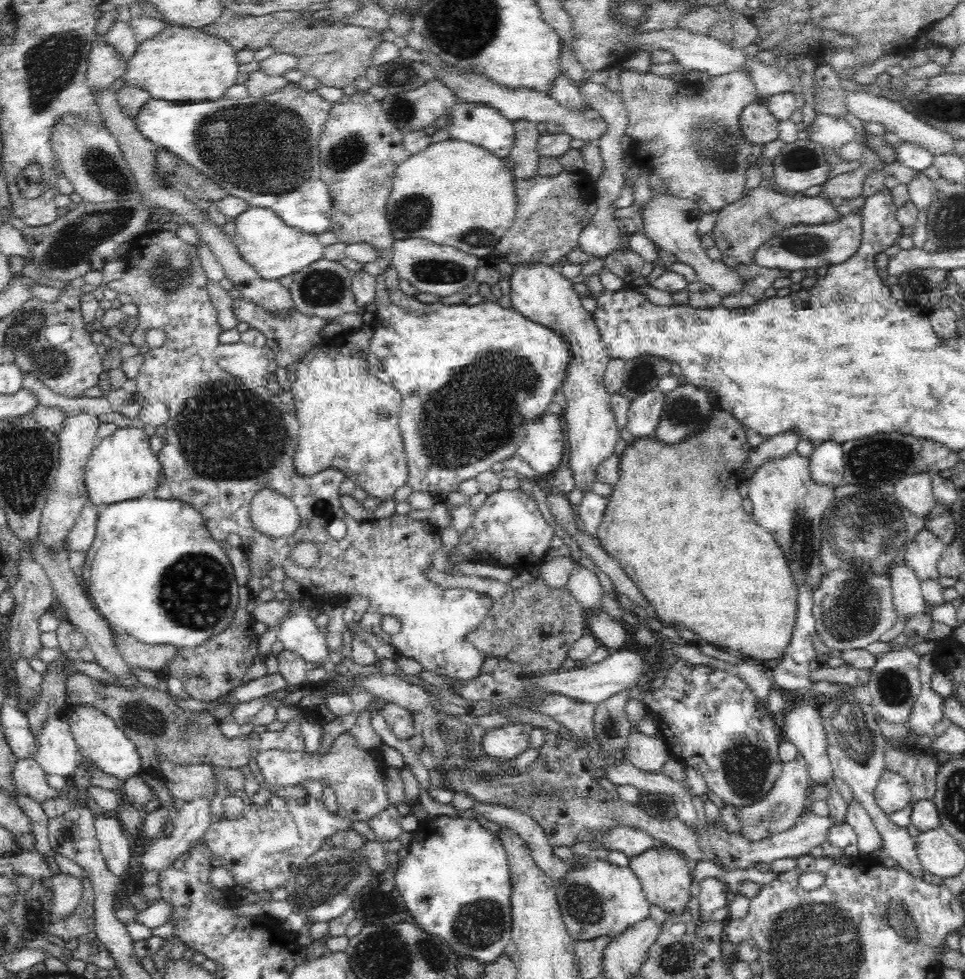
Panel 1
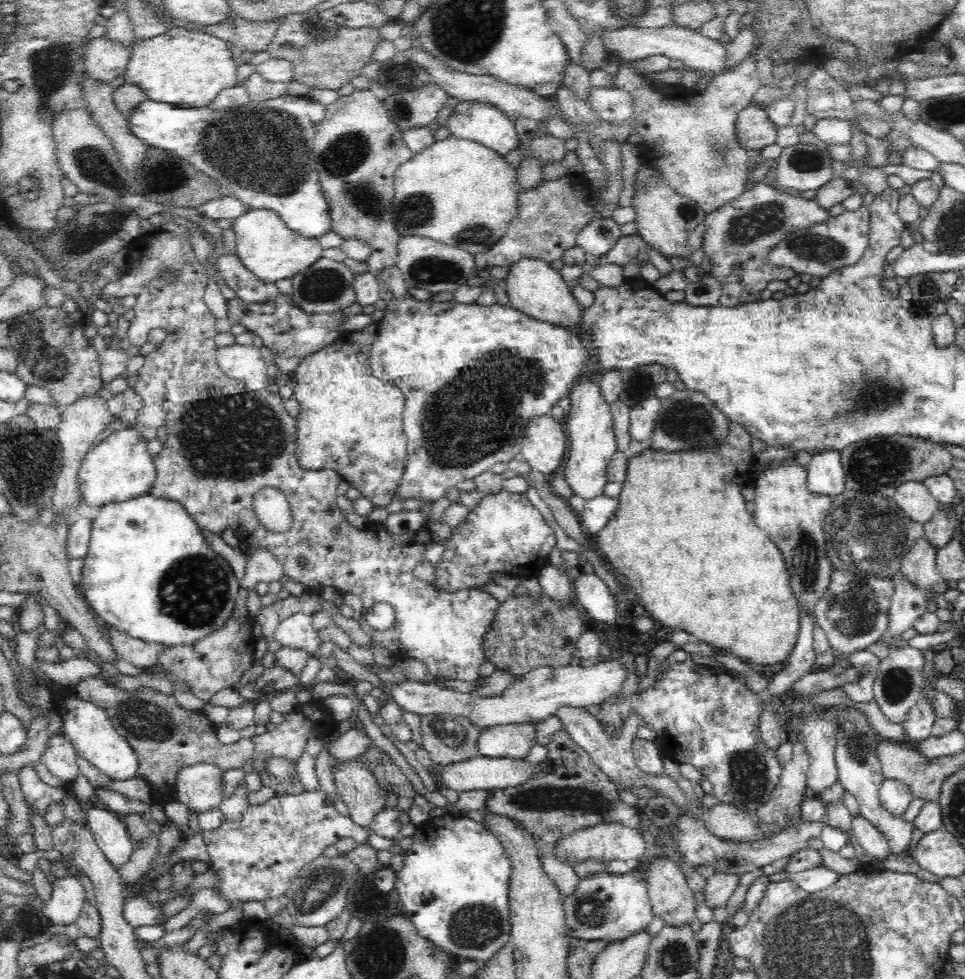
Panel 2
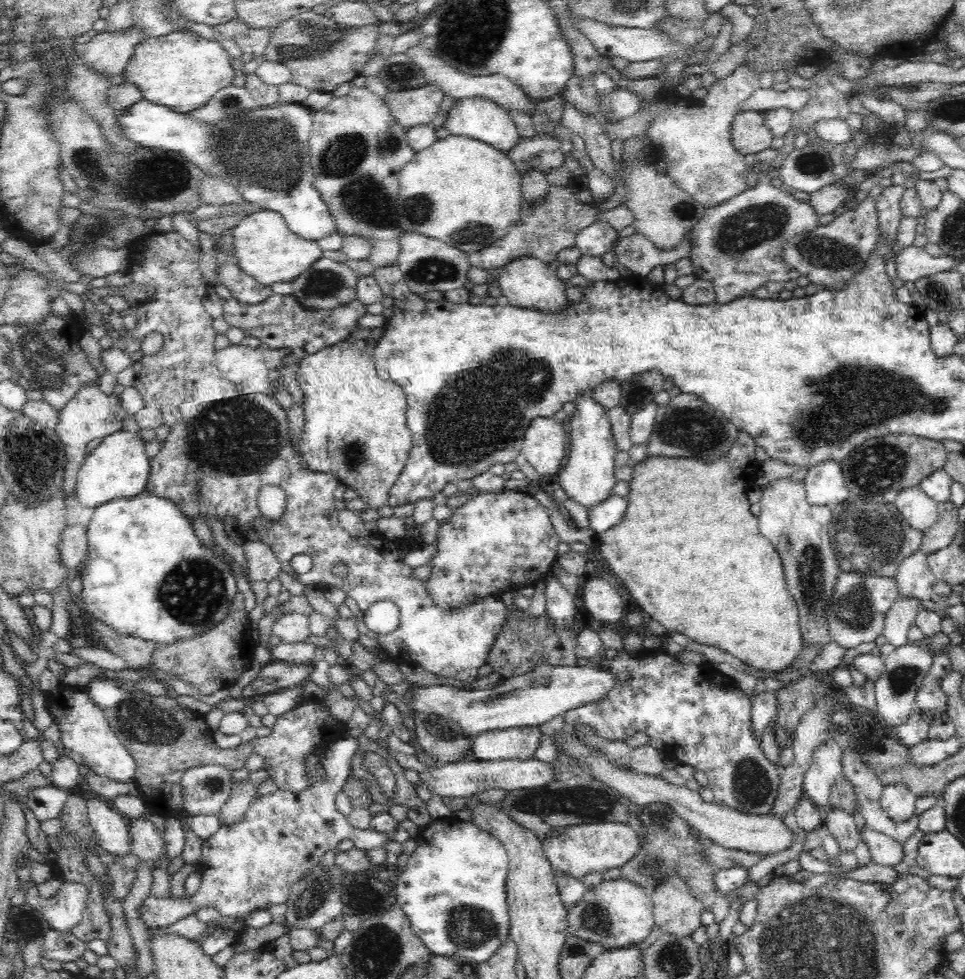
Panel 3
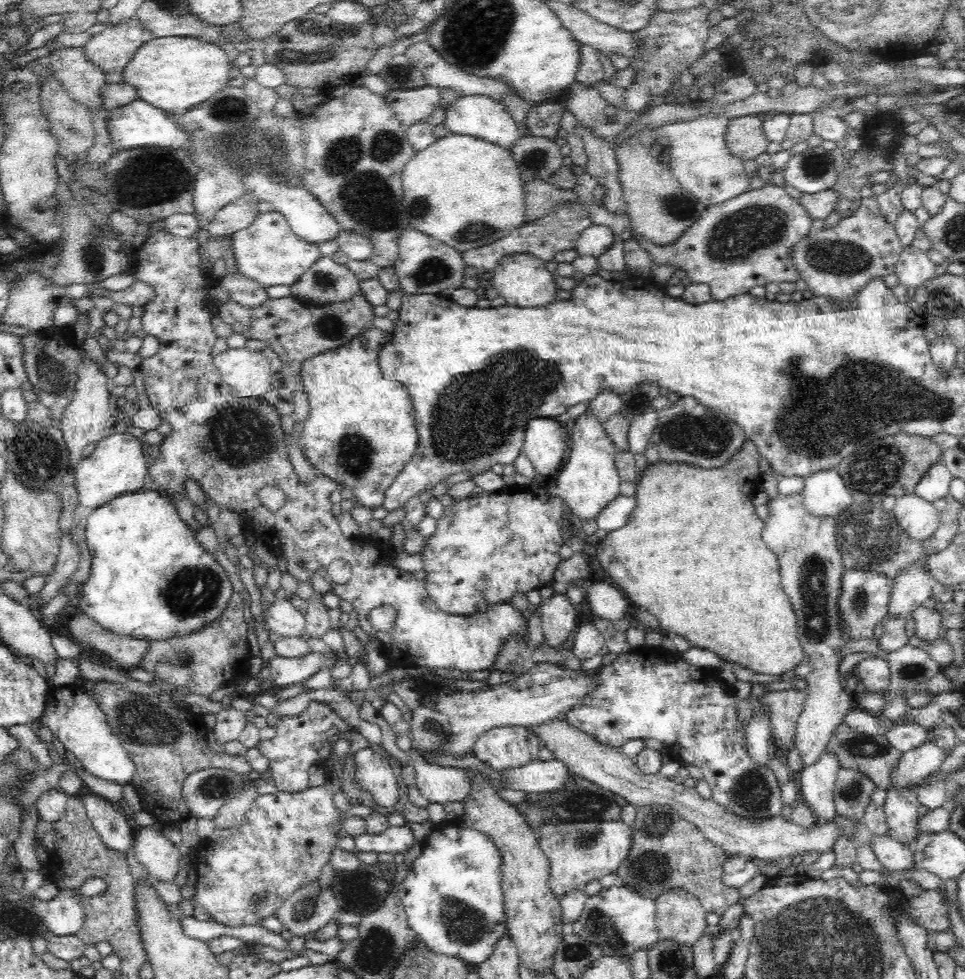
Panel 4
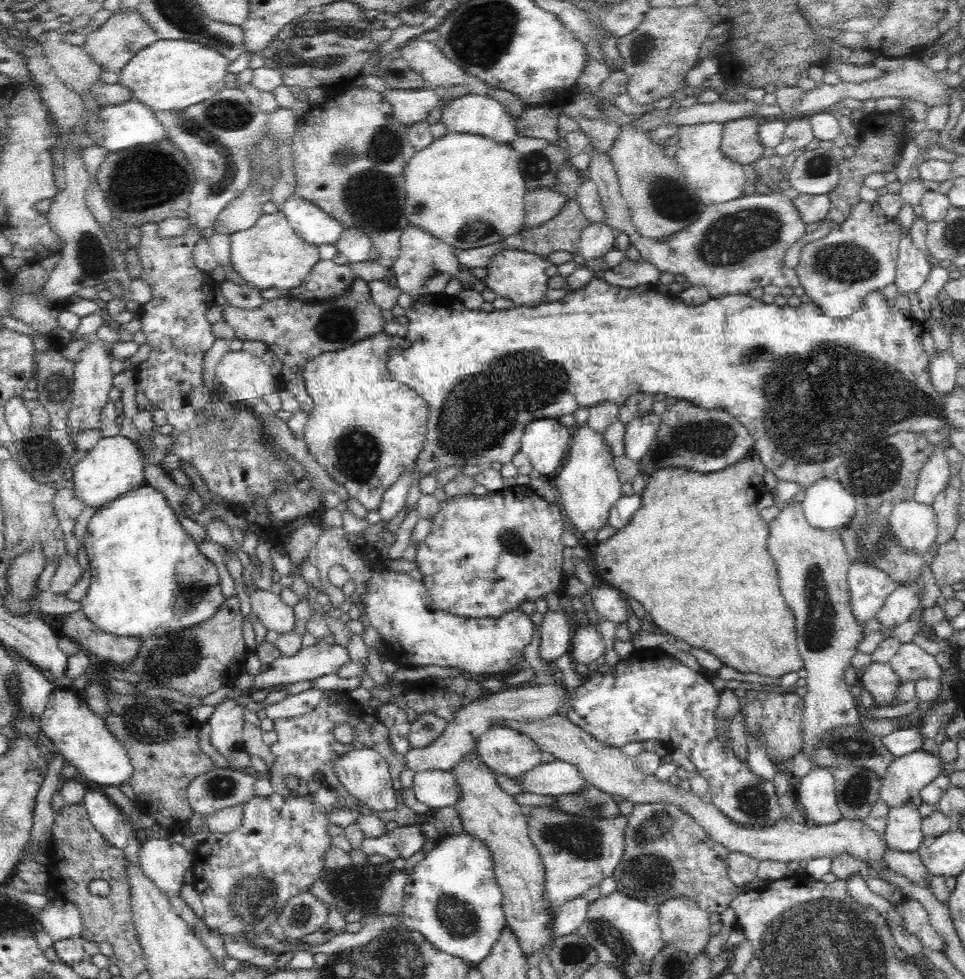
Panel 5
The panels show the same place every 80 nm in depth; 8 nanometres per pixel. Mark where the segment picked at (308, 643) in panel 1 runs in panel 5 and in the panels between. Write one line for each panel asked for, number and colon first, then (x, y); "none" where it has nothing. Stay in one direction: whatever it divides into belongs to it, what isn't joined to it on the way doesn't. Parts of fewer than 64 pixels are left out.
2: (297, 631)
3: (291, 627)
4: (282, 618)
5: (275, 615)

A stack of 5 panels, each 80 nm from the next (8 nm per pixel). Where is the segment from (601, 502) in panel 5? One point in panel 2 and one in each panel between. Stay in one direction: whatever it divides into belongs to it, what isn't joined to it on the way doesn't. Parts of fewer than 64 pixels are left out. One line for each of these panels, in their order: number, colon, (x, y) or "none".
2: (590, 425)
3: (588, 477)
4: (589, 481)

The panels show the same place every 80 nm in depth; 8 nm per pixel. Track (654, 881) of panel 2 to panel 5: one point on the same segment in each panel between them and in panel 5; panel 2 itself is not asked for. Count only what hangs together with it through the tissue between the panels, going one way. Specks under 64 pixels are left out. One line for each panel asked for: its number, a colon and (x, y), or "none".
3: (676, 910)
4: (680, 917)
5: (684, 925)

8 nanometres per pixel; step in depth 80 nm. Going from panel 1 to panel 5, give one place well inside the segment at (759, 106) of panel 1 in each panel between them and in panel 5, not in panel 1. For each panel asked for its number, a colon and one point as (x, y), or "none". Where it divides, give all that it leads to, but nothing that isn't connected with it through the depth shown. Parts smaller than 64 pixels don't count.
2: (754, 131)
3: (750, 135)
4: (745, 139)
5: (740, 142)

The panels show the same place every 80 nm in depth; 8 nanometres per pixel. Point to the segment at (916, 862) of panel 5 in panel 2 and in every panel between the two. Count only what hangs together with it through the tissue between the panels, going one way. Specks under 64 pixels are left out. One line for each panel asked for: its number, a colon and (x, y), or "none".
2: (872, 844)
3: (884, 850)
4: (893, 856)

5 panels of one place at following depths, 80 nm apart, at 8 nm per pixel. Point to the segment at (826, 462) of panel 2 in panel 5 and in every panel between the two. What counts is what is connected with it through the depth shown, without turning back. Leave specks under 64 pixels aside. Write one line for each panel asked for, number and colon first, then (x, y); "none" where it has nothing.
3: (825, 484)
4: (825, 495)
5: (827, 506)

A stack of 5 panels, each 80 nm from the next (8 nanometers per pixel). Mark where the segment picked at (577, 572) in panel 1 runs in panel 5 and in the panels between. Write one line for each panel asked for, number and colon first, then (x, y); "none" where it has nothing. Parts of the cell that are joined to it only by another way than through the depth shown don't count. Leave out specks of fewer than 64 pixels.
2: (591, 592)
3: (603, 601)
4: (606, 601)
5: (608, 601)

